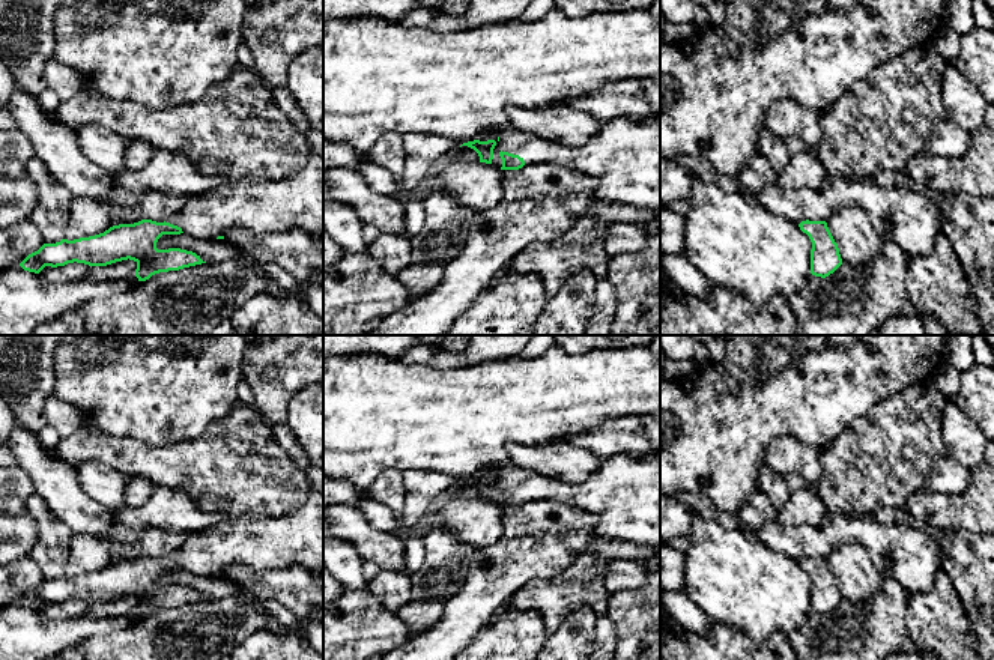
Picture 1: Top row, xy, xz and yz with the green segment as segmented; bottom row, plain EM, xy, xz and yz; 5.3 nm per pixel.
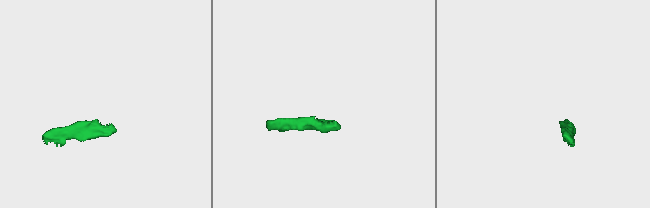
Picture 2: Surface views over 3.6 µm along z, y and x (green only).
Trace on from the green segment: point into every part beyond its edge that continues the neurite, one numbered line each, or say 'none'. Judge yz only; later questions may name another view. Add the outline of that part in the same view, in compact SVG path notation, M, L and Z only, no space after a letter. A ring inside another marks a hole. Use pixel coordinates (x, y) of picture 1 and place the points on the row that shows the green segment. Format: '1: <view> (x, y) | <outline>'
none

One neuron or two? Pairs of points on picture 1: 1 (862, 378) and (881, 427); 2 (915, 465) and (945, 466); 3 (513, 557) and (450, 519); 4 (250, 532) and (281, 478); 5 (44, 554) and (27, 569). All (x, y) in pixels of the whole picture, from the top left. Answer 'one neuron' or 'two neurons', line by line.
1: two neurons
2: two neurons
3: two neurons
4: two neurons
5: two neurons

